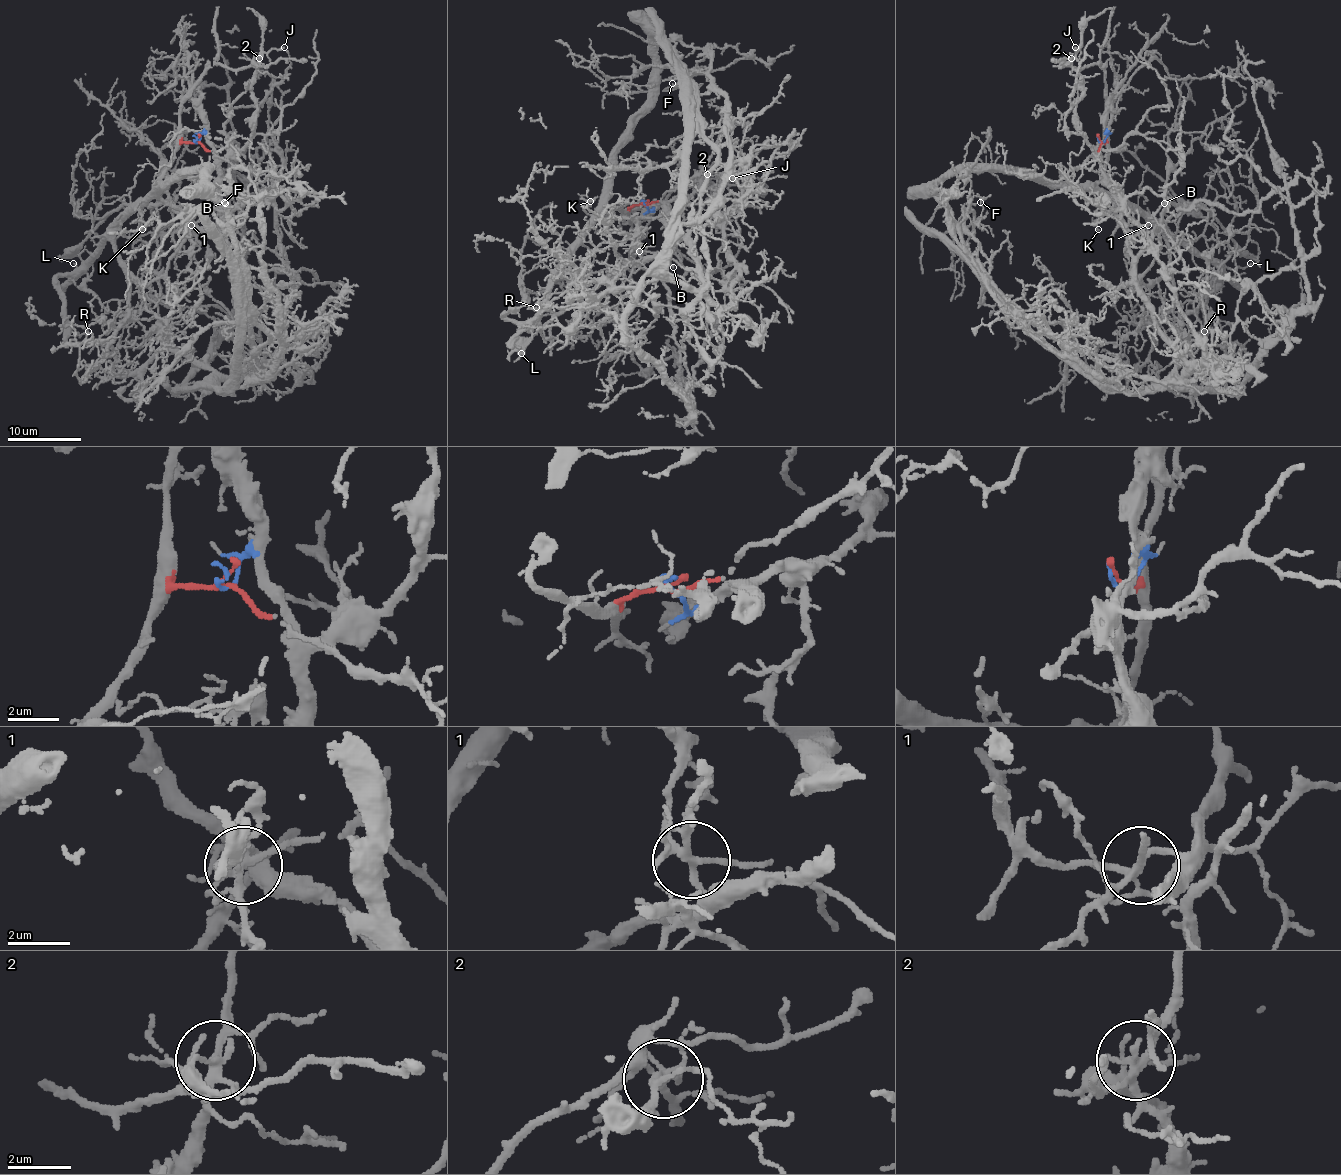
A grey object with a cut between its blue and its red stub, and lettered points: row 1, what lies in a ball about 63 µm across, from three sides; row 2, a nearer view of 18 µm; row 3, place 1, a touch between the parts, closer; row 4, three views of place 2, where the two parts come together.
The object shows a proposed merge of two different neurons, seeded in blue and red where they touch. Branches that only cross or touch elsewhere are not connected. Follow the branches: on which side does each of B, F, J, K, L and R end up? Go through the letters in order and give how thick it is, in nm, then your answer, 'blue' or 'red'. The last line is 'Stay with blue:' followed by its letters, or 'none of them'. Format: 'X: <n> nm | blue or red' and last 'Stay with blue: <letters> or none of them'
B: 190 nm | red
F: 100 nm | red
J: 150 nm | blue
K: 100 nm | red
L: 100 nm | red
R: 110 nm | red
Stay with blue: J

